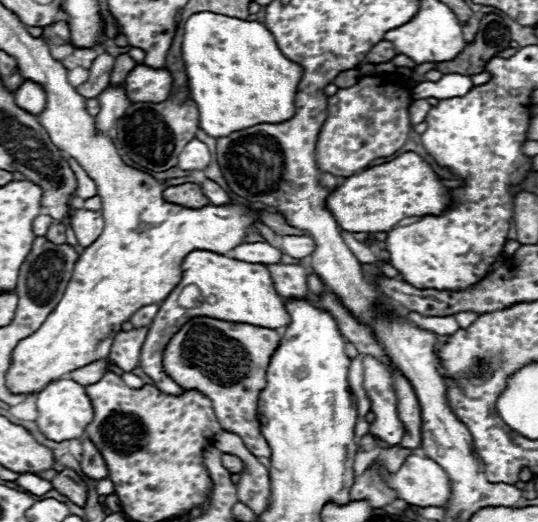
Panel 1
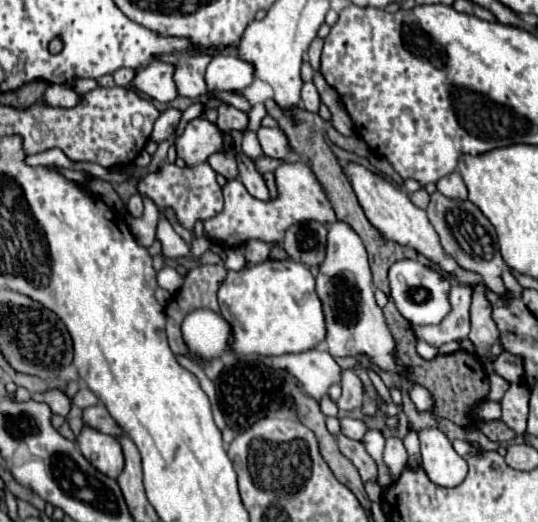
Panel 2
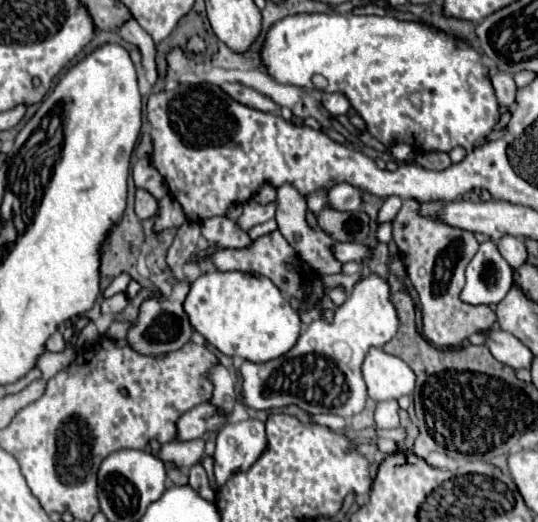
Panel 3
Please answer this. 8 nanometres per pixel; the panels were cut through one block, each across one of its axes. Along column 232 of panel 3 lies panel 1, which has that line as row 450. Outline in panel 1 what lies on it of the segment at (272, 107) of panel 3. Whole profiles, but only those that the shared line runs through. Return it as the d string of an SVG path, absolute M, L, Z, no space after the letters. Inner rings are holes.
M82 440L82 472L94 480L102 480L108 476L108 468L106 462L102 460L102 454L98 452L98 448L94 448L94 444L90 440Z

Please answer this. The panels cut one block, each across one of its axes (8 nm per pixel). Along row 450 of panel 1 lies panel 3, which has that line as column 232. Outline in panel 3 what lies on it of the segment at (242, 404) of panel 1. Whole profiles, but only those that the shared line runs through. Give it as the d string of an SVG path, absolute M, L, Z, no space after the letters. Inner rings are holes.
M278 230L266 234L266 236L258 238L258 240L254 240L252 246L242 248L242 250L214 250L214 248L206 248L206 250L200 250L198 256L200 258L208 258L218 270L256 272L256 274L262 274L262 276L270 278L280 288L280 292L284 292L288 296L298 296L298 298L304 296L304 292L302 292L302 270L300 270L300 264L296 264L294 268L288 268L288 264L292 264L294 258L296 258L294 248L286 242L286 238L282 238L282 234Z

